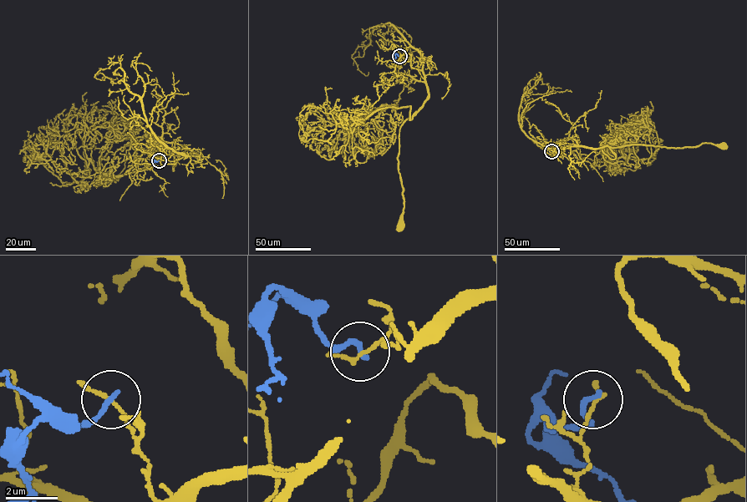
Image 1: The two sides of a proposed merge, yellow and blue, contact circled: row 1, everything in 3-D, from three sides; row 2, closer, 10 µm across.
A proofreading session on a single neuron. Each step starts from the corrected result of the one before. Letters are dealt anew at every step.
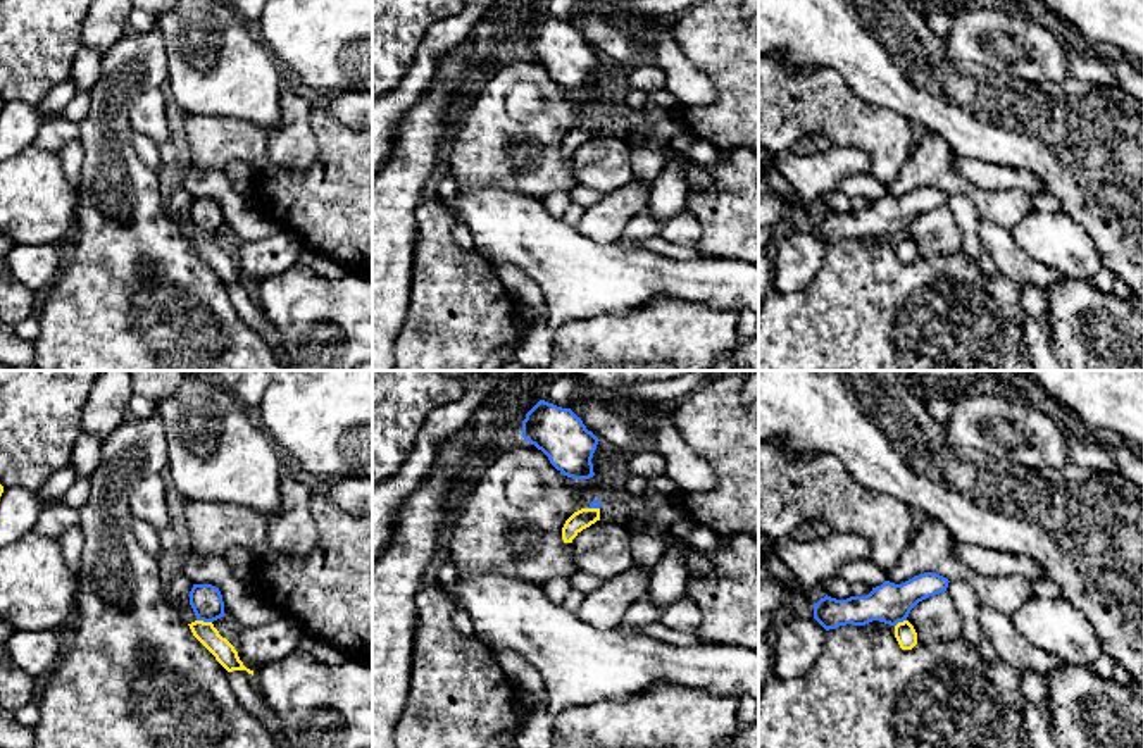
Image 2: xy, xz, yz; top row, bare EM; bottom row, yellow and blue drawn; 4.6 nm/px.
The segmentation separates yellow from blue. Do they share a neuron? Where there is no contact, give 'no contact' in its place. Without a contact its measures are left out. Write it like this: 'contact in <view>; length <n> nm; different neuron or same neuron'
contact in xy; length 70 nm; different neuron

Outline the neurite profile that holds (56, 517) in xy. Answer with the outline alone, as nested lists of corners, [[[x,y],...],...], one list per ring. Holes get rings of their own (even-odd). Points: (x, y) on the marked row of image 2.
[[[59,500],[41,508],[33,531],[59,539],[67,527],[79,527],[79,512]]]

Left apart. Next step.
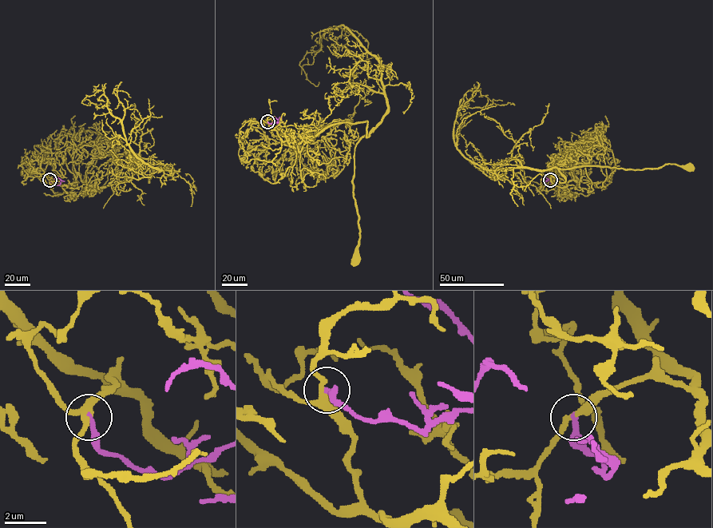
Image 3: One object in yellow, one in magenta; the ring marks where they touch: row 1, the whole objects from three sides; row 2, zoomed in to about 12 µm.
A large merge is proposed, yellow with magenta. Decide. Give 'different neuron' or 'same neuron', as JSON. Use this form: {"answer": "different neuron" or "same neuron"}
{"answer": "same neuron"}

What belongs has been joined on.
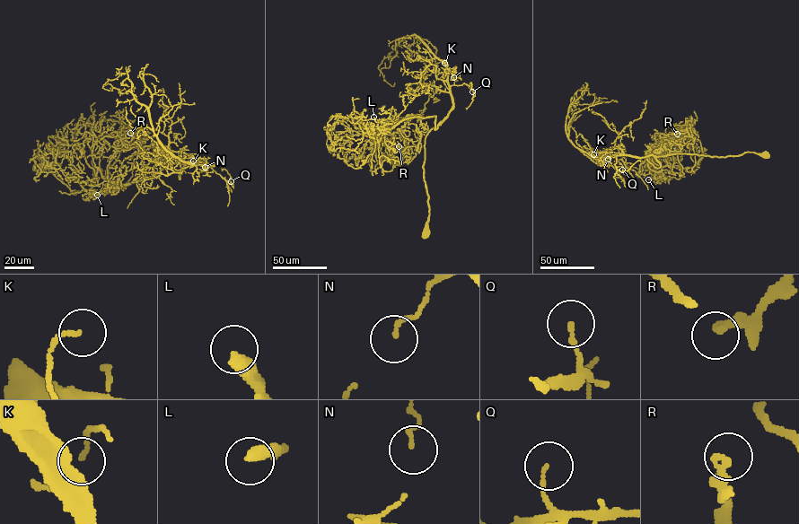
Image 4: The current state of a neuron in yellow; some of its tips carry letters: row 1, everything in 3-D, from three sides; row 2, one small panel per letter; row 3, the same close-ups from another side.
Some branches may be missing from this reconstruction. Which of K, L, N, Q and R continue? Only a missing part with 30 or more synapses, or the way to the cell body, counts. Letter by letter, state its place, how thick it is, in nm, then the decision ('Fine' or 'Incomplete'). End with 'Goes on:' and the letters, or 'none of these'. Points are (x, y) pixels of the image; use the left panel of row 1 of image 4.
K: Place: (193, 161). Thickness 130 nm. Fine
L: Place: (97, 195). Thickness 400 nm. Incomplete
N: Place: (205, 167). Thickness 120 nm. Fine
Q: Place: (231, 181). Thickness 110 nm. Fine
R: Place: (130, 133). Thickness 300 nm. Fine
Goes on: L

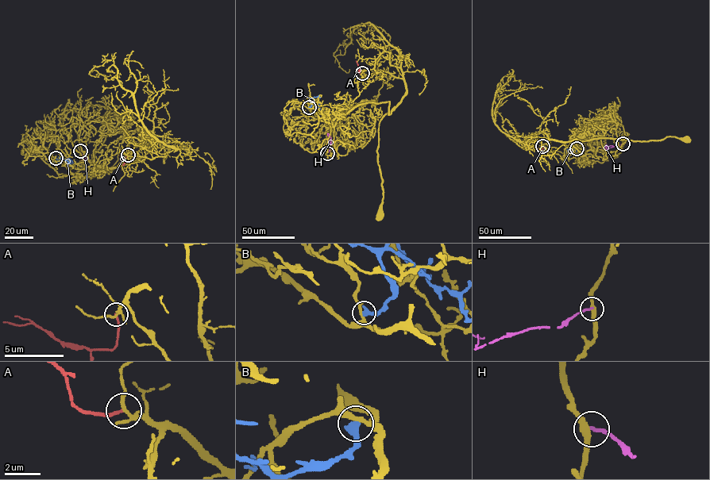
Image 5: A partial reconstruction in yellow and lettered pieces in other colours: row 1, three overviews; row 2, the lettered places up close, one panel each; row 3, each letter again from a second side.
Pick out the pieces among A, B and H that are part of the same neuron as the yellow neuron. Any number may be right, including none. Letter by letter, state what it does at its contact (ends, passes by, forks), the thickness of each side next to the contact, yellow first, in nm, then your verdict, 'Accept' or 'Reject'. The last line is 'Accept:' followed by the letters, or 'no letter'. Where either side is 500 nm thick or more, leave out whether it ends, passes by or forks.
A: It ends there. Thickness 170 nm (yellow) against 150 nm. Reject
B: It ends there. Thickness 220 nm (yellow) against 440 nm. Reject
H: It ends there. Thickness 360 nm (yellow) against 160 nm. Reject
Accept: no letter

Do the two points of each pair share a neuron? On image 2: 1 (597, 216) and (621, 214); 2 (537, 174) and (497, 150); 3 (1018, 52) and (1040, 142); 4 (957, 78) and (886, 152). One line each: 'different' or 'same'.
1: same
2: same
3: different
4: different

